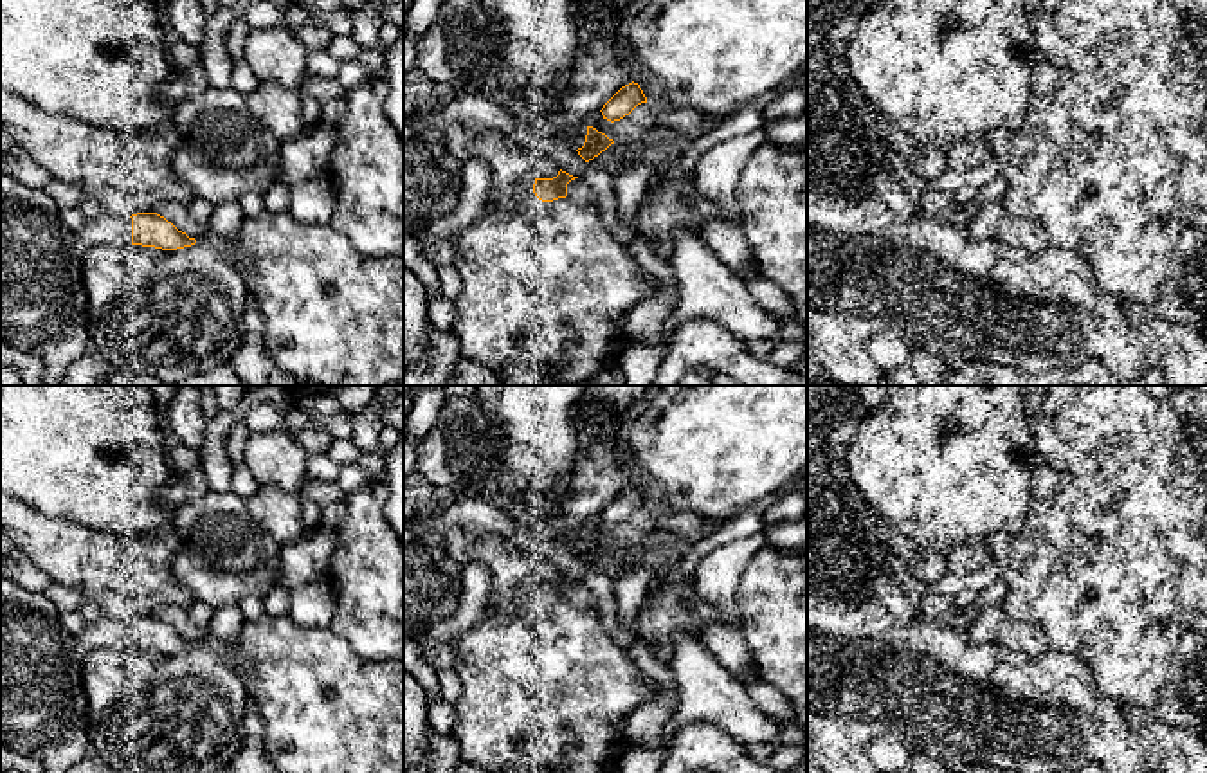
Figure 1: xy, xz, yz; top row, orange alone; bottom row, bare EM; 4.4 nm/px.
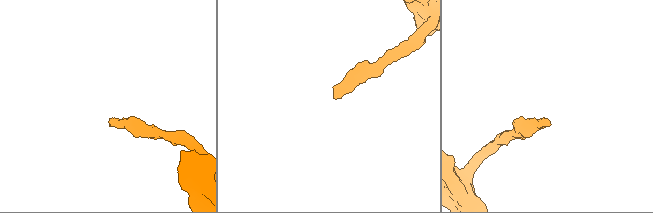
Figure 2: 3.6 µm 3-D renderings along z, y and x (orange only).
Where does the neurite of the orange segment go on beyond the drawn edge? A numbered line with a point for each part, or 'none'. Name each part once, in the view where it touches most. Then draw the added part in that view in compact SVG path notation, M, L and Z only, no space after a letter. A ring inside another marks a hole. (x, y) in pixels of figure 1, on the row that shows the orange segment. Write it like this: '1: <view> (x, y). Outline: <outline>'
1: xy (108, 229). Outline: M104 214L101 218L88 220L77 232L77 238L83 249L99 245L132 245L132 218Z

